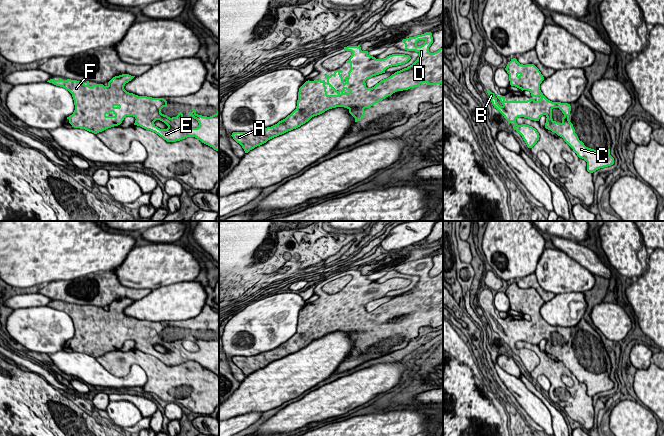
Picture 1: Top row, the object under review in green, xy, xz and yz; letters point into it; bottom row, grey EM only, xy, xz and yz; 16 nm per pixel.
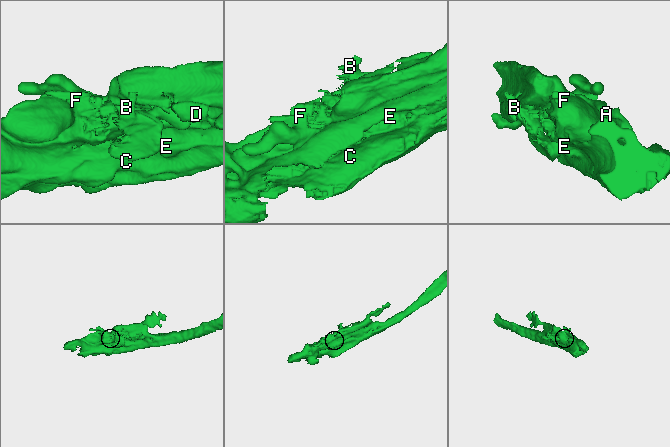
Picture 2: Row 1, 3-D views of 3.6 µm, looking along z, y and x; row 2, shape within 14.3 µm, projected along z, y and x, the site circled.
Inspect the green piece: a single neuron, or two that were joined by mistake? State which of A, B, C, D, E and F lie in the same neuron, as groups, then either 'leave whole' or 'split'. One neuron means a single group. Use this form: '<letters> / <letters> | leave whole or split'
A B C D E F | leave whole

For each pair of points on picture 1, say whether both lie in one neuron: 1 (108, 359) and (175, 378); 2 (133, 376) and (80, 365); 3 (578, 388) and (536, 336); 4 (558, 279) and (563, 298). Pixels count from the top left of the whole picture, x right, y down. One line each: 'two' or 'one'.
1: one
2: one
3: two
4: two

